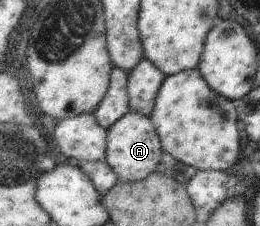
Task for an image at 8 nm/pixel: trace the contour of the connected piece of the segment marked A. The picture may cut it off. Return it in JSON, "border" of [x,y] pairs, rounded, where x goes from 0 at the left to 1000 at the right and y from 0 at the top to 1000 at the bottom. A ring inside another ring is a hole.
{"border":[[[488,496],[415,571],[408,673],[404,712],[454,774],[454,792],[523,805],[573,783],[608,748],[635,668],[581,522],[527,496]]]}

